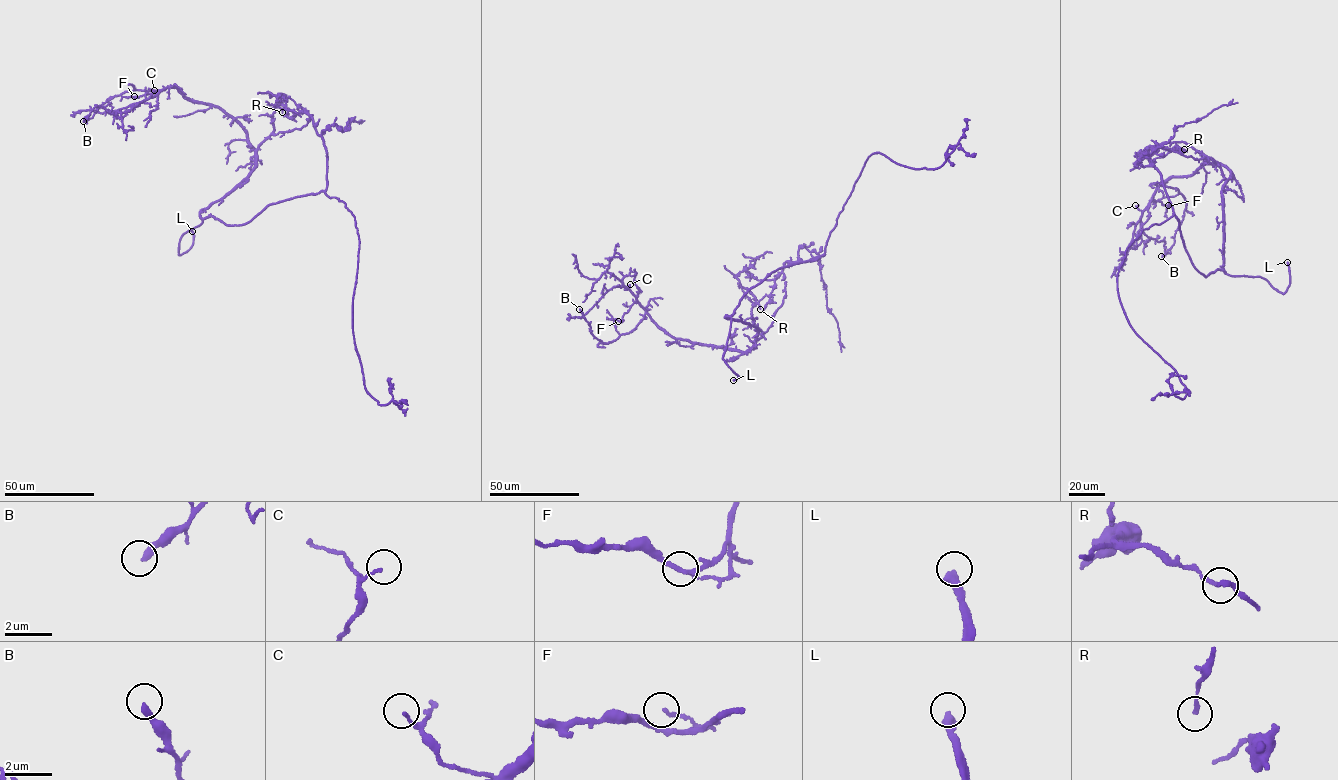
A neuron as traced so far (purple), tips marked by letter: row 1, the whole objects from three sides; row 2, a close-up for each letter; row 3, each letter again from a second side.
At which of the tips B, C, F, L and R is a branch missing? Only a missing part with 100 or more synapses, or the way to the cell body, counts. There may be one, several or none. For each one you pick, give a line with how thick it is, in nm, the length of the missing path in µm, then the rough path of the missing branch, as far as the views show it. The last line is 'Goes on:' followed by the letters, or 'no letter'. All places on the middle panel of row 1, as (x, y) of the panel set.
L: 400 nm thick; about 20 µm are missing; missing branch runs (733, 380), (718, 383), (706, 379)
Goes on: L

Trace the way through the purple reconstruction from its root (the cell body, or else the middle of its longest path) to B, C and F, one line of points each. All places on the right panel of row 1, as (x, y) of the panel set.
B: (1154, 167), (1155, 151), (1180, 141), (1231, 173), (1205, 163), (1163, 183), (1186, 204), (1161, 256)
C: (1154, 167), (1155, 151), (1180, 141), (1231, 173), (1205, 163), (1162, 183), (1144, 209), (1135, 205)
F: (1154, 167), (1155, 151), (1180, 141), (1226, 179), (1230, 170), (1205, 163), (1169, 179), (1152, 198), (1168, 205)

